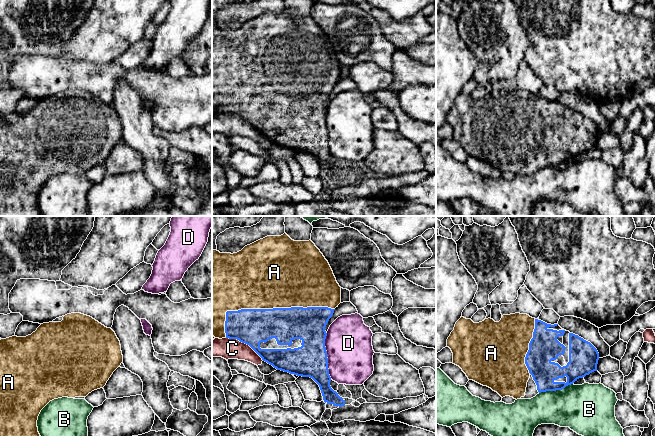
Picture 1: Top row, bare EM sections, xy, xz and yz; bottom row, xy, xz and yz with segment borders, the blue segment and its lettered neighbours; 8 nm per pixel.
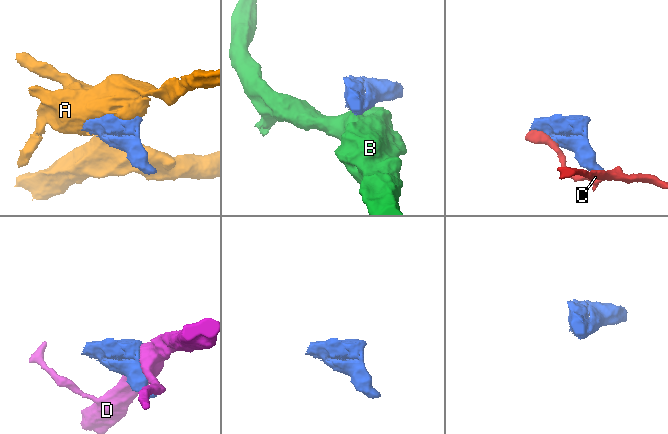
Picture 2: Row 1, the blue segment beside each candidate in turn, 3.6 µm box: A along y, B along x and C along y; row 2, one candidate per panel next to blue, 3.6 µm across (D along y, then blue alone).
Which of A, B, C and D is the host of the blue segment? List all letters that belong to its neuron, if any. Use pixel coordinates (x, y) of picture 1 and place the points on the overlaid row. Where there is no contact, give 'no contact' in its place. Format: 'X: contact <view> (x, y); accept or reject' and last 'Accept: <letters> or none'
A: contact xz (267, 309); accept
B: contact yz (555, 390); reject
C: contact xz (245, 343); reject
D: contact xz (326, 356); reject
Accept: A

